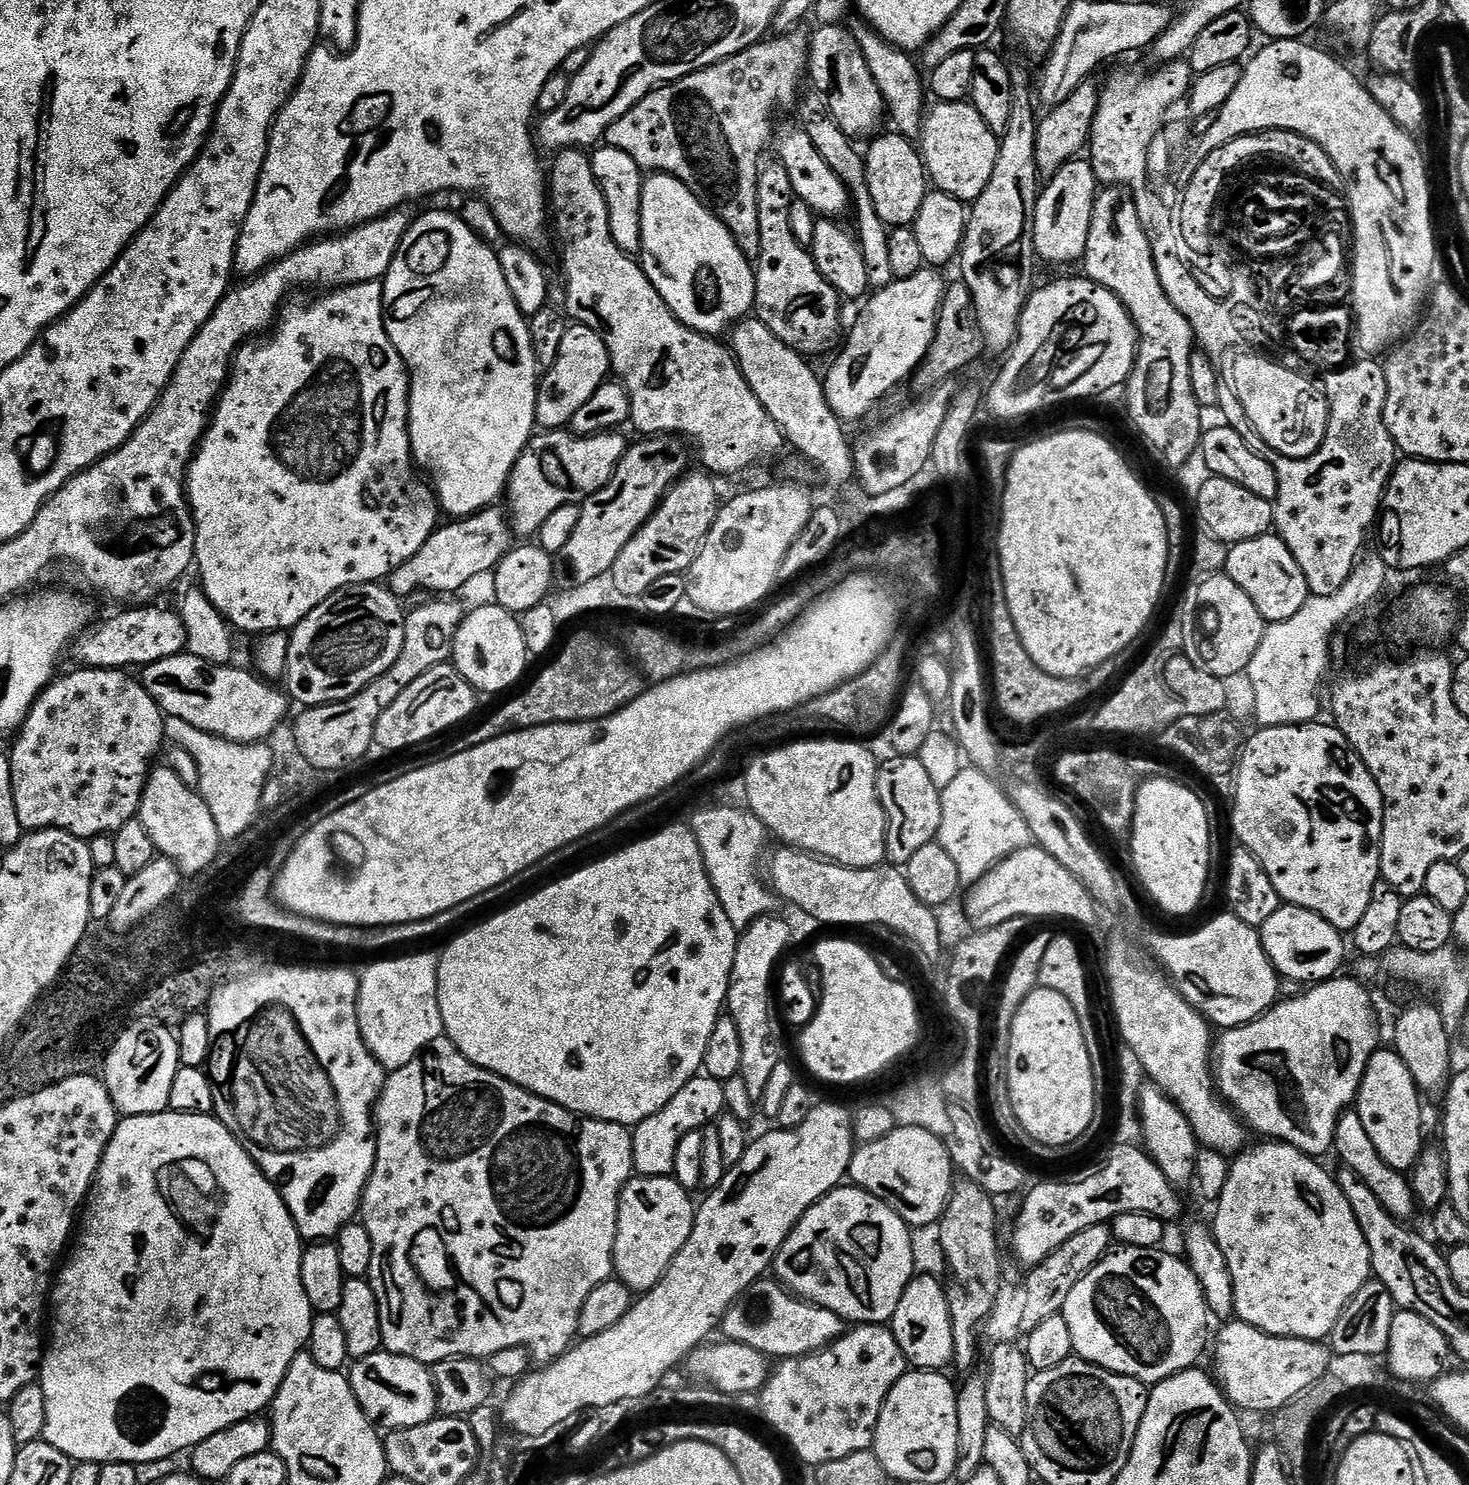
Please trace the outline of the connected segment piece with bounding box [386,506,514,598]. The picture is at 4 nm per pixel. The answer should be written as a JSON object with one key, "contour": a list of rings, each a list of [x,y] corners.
{"contour":[[[500,506],[483,508],[475,516],[448,522],[445,528],[444,525],[437,527],[422,550],[394,570],[386,584],[395,596],[401,598],[414,595],[419,588],[432,592],[428,594],[456,594],[452,592],[466,587],[483,572],[491,573],[513,544],[514,533],[505,509]]]}

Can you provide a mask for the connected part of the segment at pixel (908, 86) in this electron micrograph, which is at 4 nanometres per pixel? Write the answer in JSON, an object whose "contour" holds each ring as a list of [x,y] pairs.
{"contour":[[[856,18],[856,21],[850,24],[850,29],[854,38],[857,39],[858,46],[861,47],[862,56],[866,60],[866,66],[870,68],[870,73],[874,76],[874,82],[877,83],[878,90],[881,91],[884,97],[884,107],[887,115],[889,117],[892,115],[892,124],[896,127],[893,129],[902,136],[907,136],[909,138],[919,137],[920,133],[924,130],[924,117],[926,115],[926,103],[924,104],[926,80],[923,75],[920,77],[921,69],[918,67],[918,64],[918,69],[916,69],[916,64],[912,61],[915,59],[913,59],[909,53],[905,52],[904,49],[896,48],[890,42],[886,42],[886,38],[882,38],[871,26],[864,23],[863,19]]]}

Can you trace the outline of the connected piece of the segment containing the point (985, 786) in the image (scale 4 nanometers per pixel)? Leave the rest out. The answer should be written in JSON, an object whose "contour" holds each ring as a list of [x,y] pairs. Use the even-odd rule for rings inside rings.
{"contour":[[[964,766],[958,778],[940,793],[942,822],[938,842],[958,865],[960,883],[964,886],[978,883],[993,866],[1033,843],[1030,826],[1026,826],[1012,800],[994,780],[976,767]]]}

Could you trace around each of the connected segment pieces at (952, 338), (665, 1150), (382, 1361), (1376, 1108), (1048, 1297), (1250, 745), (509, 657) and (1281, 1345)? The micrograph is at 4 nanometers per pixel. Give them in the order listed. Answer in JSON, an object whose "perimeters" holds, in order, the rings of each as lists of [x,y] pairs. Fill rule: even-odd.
{"perimeters":[[[[963,282],[949,283],[940,306],[940,321],[936,324],[936,337],[930,346],[924,363],[916,369],[914,381],[920,394],[927,394],[940,384],[951,381],[955,372],[960,372],[976,356],[978,350],[978,325],[971,292]]],[[[698,1074],[690,1078],[690,1082],[686,1082],[686,1086],[682,1086],[682,1090],[678,1090],[678,1094],[674,1094],[674,1098],[670,1098],[670,1102],[666,1102],[666,1106],[658,1110],[658,1114],[650,1114],[650,1118],[631,1129],[633,1169],[642,1176],[672,1176],[674,1150],[678,1150],[678,1142],[682,1142],[686,1134],[703,1129],[719,1120],[724,1111],[724,1086],[721,1081],[710,1078],[707,1074]]],[[[381,1350],[355,1361],[350,1368],[350,1379],[362,1410],[381,1429],[422,1426],[438,1416],[438,1397],[431,1367],[414,1358]]],[[[1377,1050],[1366,1066],[1360,1092],[1354,1101],[1354,1111],[1362,1118],[1362,1126],[1366,1126],[1366,1134],[1370,1134],[1378,1154],[1382,1154],[1384,1161],[1394,1170],[1405,1174],[1416,1167],[1426,1147],[1420,1099],[1422,1093],[1400,1055],[1394,1050]]],[[[1099,1224],[1098,1226],[1086,1226],[1086,1230],[1082,1230],[1079,1234],[1074,1234],[1074,1238],[1064,1242],[1058,1250],[1054,1250],[1040,1264],[1035,1265],[1031,1269],[1032,1272],[1023,1277],[1022,1285],[1026,1290],[1027,1304],[1025,1304],[1023,1319],[1021,1324],[1021,1333],[1027,1334],[1034,1330],[1034,1326],[1039,1326],[1045,1318],[1054,1318],[1061,1315],[1064,1310],[1064,1303],[1070,1294],[1070,1290],[1074,1290],[1074,1286],[1078,1286],[1078,1282],[1085,1276],[1099,1260],[1104,1259],[1113,1247],[1114,1237],[1111,1227],[1108,1224]]],[[[1331,723],[1291,724],[1277,728],[1260,728],[1252,737],[1247,737],[1238,757],[1238,767],[1234,773],[1234,789],[1236,797],[1232,800],[1232,832],[1239,843],[1258,858],[1262,870],[1274,882],[1274,890],[1278,890],[1284,904],[1293,904],[1299,908],[1318,914],[1326,922],[1333,924],[1342,934],[1351,933],[1353,928],[1362,922],[1362,914],[1366,914],[1366,906],[1370,906],[1370,894],[1374,894],[1374,886],[1382,879],[1380,875],[1380,839],[1384,829],[1384,803],[1378,790],[1378,782],[1366,770],[1366,762],[1358,758],[1350,742]]],[[[495,602],[484,604],[473,612],[471,609],[458,626],[450,663],[477,693],[504,692],[514,687],[523,678],[530,663],[519,619]]],[[[1236,1318],[1220,1333],[1215,1333],[1216,1372],[1214,1379],[1237,1410],[1275,1414],[1296,1400],[1314,1382],[1329,1375],[1330,1352],[1323,1343],[1299,1340],[1293,1336],[1271,1336]]]]}

